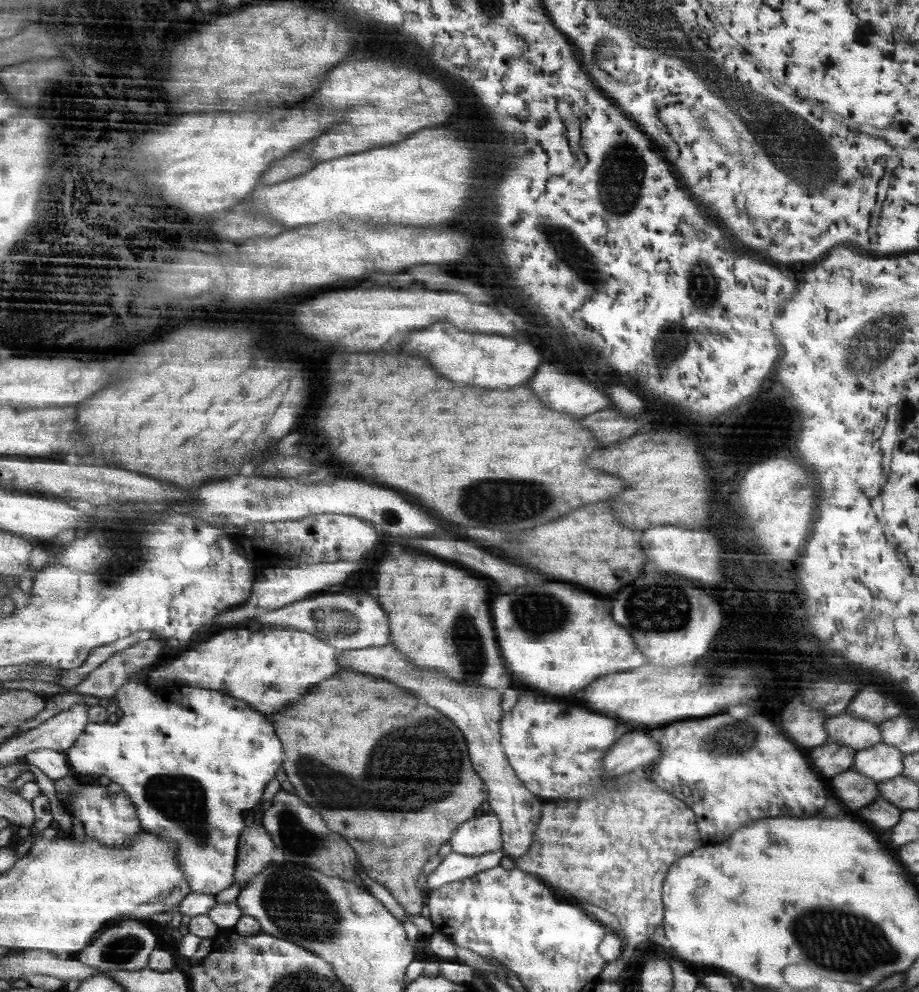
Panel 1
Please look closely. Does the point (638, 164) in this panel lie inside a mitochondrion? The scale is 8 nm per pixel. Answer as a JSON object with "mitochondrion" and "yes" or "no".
{"mitochondrion":"yes"}

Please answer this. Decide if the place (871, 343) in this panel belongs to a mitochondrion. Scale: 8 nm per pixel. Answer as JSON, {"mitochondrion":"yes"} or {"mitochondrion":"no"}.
{"mitochondrion":"yes"}

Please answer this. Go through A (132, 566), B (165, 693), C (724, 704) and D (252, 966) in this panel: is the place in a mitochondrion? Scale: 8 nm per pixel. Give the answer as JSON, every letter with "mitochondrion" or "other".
{"A":"mitochondrion","B":"other","C":"other","D":"other"}

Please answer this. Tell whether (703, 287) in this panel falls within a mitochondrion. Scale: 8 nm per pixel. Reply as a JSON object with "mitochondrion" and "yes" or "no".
{"mitochondrion":"yes"}

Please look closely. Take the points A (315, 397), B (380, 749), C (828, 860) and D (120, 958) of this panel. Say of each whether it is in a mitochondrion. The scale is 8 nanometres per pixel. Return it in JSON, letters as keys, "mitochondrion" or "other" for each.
{"A":"other","B":"mitochondrion","C":"other","D":"mitochondrion"}

